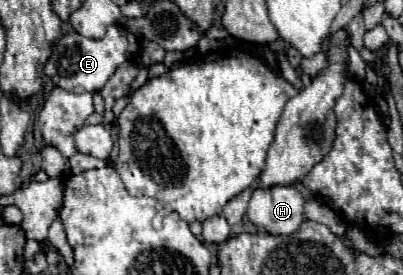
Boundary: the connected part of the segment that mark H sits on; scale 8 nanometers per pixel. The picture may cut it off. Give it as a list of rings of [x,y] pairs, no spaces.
[[[273,186],[269,190],[253,190],[253,196],[249,200],[249,208],[247,208],[247,216],[249,220],[259,226],[265,228],[269,234],[293,234],[299,230],[299,226],[303,224],[303,196],[293,188],[293,186]]]

